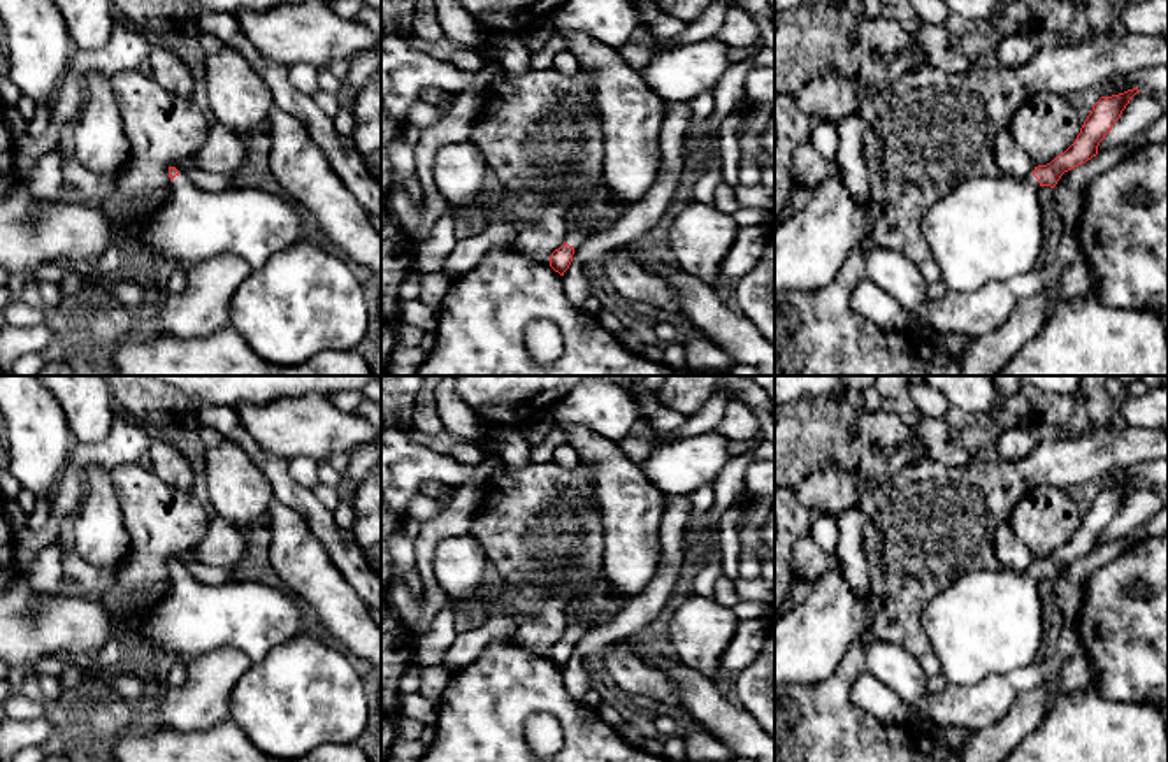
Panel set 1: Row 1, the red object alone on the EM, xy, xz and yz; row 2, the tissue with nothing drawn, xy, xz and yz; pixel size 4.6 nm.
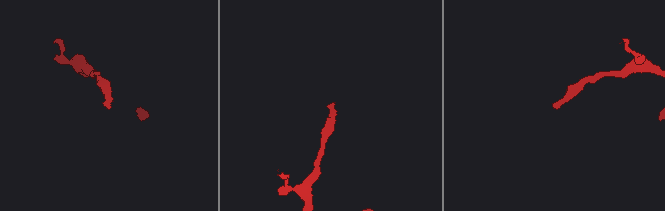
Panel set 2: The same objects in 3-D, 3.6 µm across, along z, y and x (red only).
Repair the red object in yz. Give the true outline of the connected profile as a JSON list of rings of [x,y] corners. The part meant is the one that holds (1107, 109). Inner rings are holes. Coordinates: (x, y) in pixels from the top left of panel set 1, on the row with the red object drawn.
[[[1138,88],[1101,97],[1084,121],[1075,142],[1047,165],[1035,167],[1027,177],[968,177],[933,204],[922,218],[922,232],[936,260],[941,281],[950,291],[970,293],[991,281],[1006,281],[1035,270],[1042,251],[1040,188],[1054,188],[1061,176],[1098,155],[1098,146]]]

